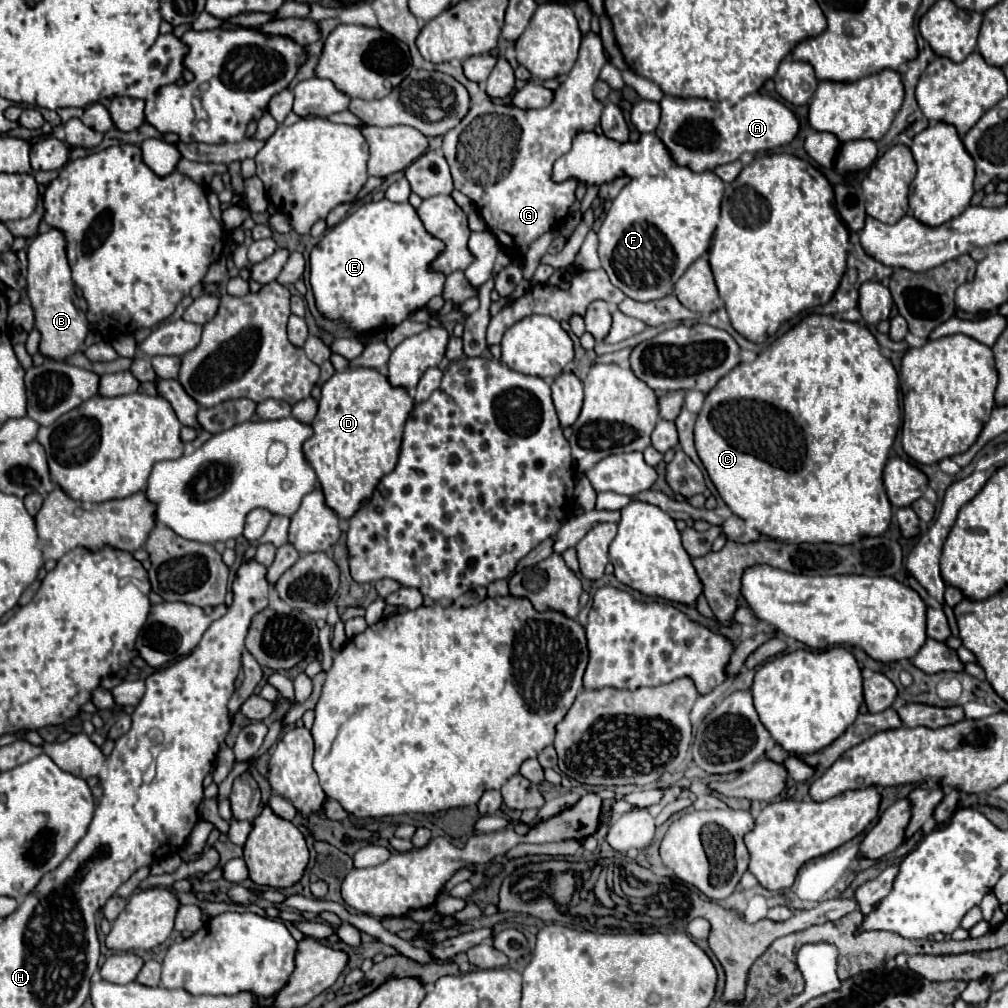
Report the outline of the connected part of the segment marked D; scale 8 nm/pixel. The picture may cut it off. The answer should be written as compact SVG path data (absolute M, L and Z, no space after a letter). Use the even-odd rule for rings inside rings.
M352 368L344 372L334 372L330 380L322 384L322 394L318 402L318 414L312 422L314 434L304 442L304 456L312 464L326 504L340 516L350 520L360 508L364 498L370 498L378 480L394 470L398 462L398 450L402 444L402 430L410 410L414 408L414 398L406 388L394 388L386 376L372 368Z

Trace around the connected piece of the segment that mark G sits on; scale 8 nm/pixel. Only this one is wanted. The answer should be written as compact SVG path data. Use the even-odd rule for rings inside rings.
M588 32L574 68L554 90L554 98L546 108L520 110L482 100L472 104L470 112L442 140L454 188L476 204L478 214L502 246L506 246L506 236L510 236L516 246L516 250L510 250L514 262L522 260L536 238L558 230L576 200L578 182L574 178L554 182L552 166L562 154L570 152L578 132L592 132L598 126L604 106L594 98L594 86L604 64L602 40Z

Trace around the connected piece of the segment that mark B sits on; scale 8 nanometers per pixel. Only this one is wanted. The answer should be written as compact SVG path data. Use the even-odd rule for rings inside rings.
M46 228L46 232L40 232L28 242L26 248L28 254L28 278L26 278L26 290L32 302L32 308L36 312L36 328L42 334L40 352L54 360L64 360L66 356L74 354L82 348L84 338L88 334L90 322L86 320L86 314L76 304L76 292L70 278L70 266L66 260L66 238L64 232L56 228Z

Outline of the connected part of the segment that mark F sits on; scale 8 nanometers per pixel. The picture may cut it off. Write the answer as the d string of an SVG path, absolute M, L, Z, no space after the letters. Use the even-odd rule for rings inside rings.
M672 166L660 176L638 176L622 188L622 192L612 200L612 206L598 230L598 256L602 268L610 276L610 282L620 288L628 298L638 302L660 300L668 296L676 280L686 272L686 268L704 256L710 248L714 230L720 220L720 204L724 196L724 182L714 176L714 172L692 172L690 168Z

